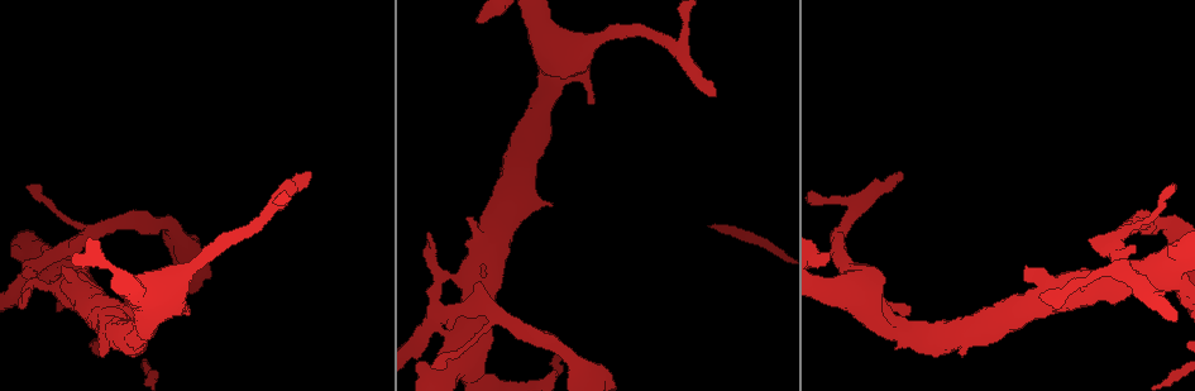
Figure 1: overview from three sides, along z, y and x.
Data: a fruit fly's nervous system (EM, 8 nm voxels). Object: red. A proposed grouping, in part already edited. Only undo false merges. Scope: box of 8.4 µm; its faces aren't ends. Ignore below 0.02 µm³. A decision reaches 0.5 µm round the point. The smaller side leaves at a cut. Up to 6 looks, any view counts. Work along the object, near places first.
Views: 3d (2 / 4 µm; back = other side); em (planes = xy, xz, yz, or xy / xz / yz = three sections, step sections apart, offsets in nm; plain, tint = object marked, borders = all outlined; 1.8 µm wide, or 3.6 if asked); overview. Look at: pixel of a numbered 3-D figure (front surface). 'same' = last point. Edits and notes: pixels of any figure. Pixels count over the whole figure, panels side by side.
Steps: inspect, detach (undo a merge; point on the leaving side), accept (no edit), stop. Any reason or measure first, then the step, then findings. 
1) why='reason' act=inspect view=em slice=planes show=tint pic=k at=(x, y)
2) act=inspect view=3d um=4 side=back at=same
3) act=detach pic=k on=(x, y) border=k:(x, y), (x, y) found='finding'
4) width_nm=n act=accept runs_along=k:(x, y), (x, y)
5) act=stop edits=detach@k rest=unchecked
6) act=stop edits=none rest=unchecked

why='thin neck' act=inspect view=em um=3.6 slice=planes show=plain pic=1 at=(50, 270)

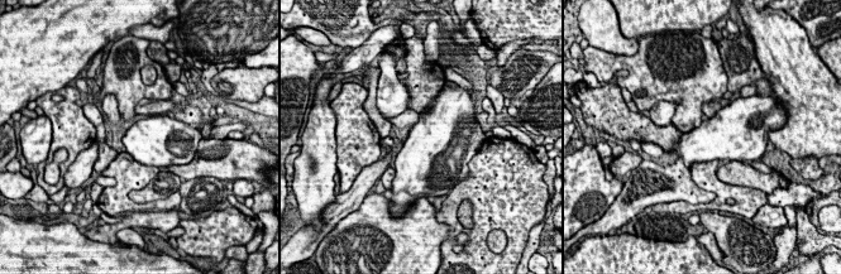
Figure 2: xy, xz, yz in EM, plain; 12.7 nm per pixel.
act=inspect view=em um=3.6 slice=planes show=borders at=same

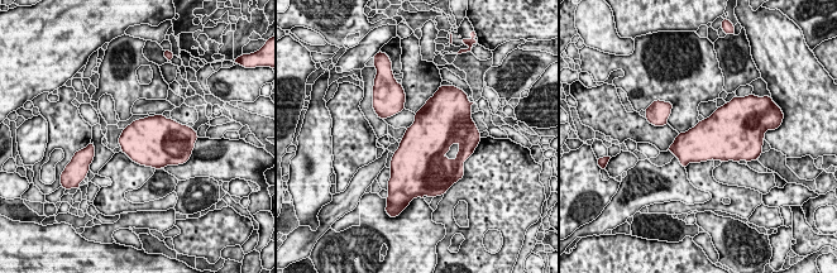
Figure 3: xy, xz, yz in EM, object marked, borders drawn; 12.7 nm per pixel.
act=detach pic=3 on=(440, 166) border=3:(458, 119), (431, 158), (431, 175) found='two cells meet here'

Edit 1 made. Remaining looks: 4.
why='branch point' act=inspect view=3d um=4 pic=1 at=(488, 253)

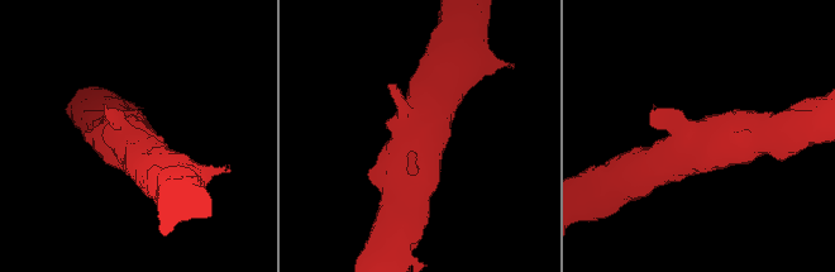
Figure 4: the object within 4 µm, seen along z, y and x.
act=inspect view=em um=3.6 slice=xy step=8 show=tint pic=4 at=(703, 144)

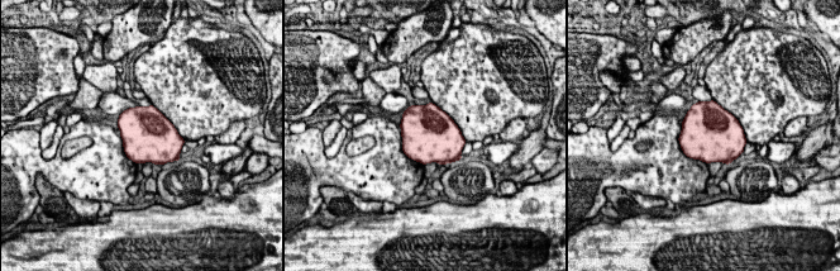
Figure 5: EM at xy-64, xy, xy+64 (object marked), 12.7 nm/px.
act=accept found='continuous, no second cell'

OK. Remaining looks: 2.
why='sudden change in width' act=inspect view=3d um=4 pic=1 at=(148, 316)

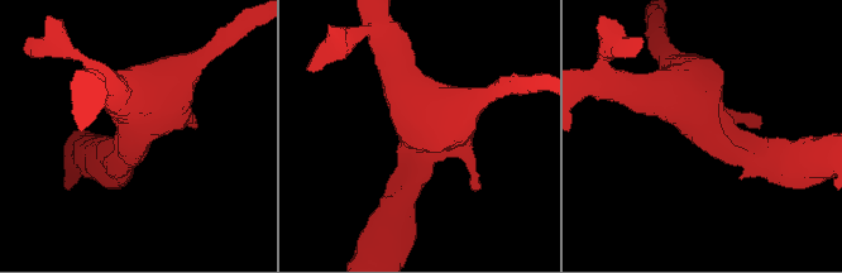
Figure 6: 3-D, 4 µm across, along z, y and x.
why='need the tissue' act=inspect view=em um=3.6 slice=planes show=tint pic=6 at=(703, 126)

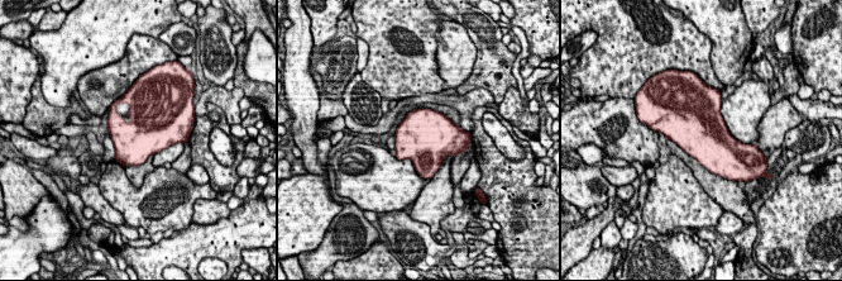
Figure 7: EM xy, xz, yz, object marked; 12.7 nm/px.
act=accept found='one cell here'

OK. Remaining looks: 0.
act=stop edits=detach@3 rest=unchecked

